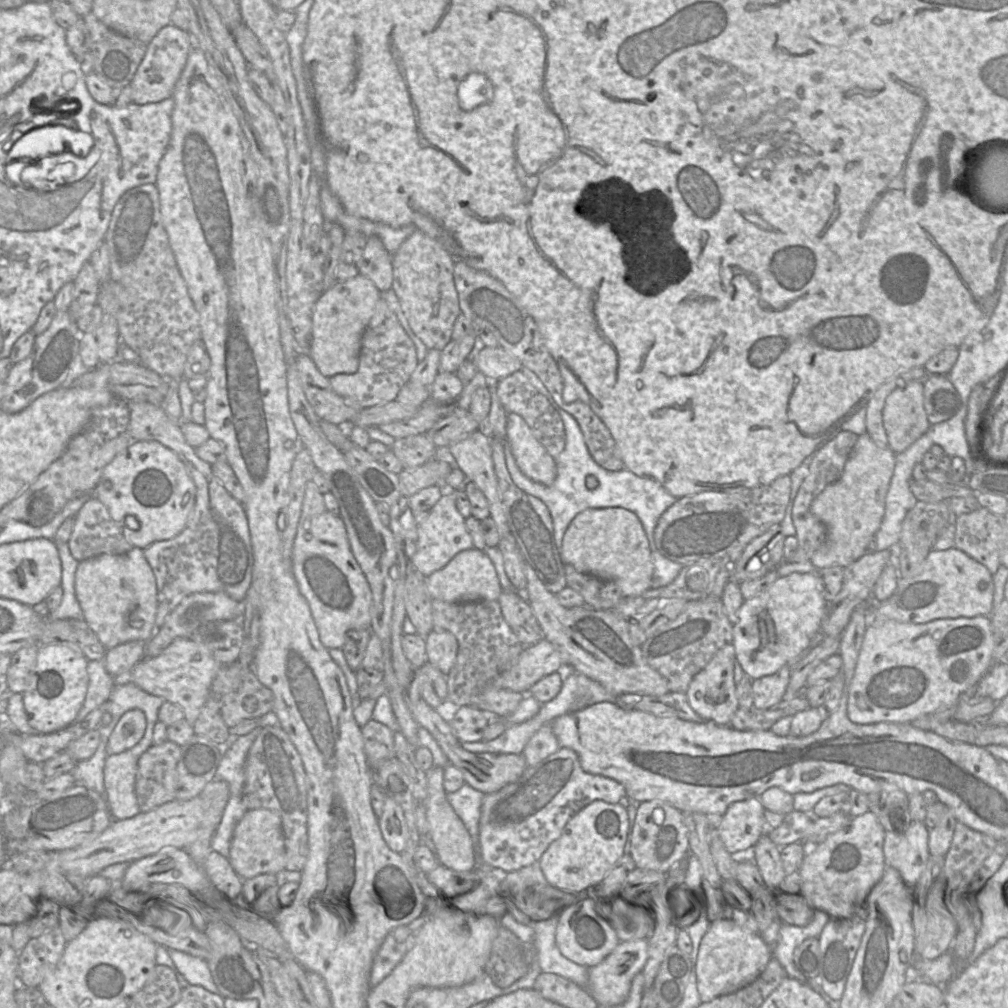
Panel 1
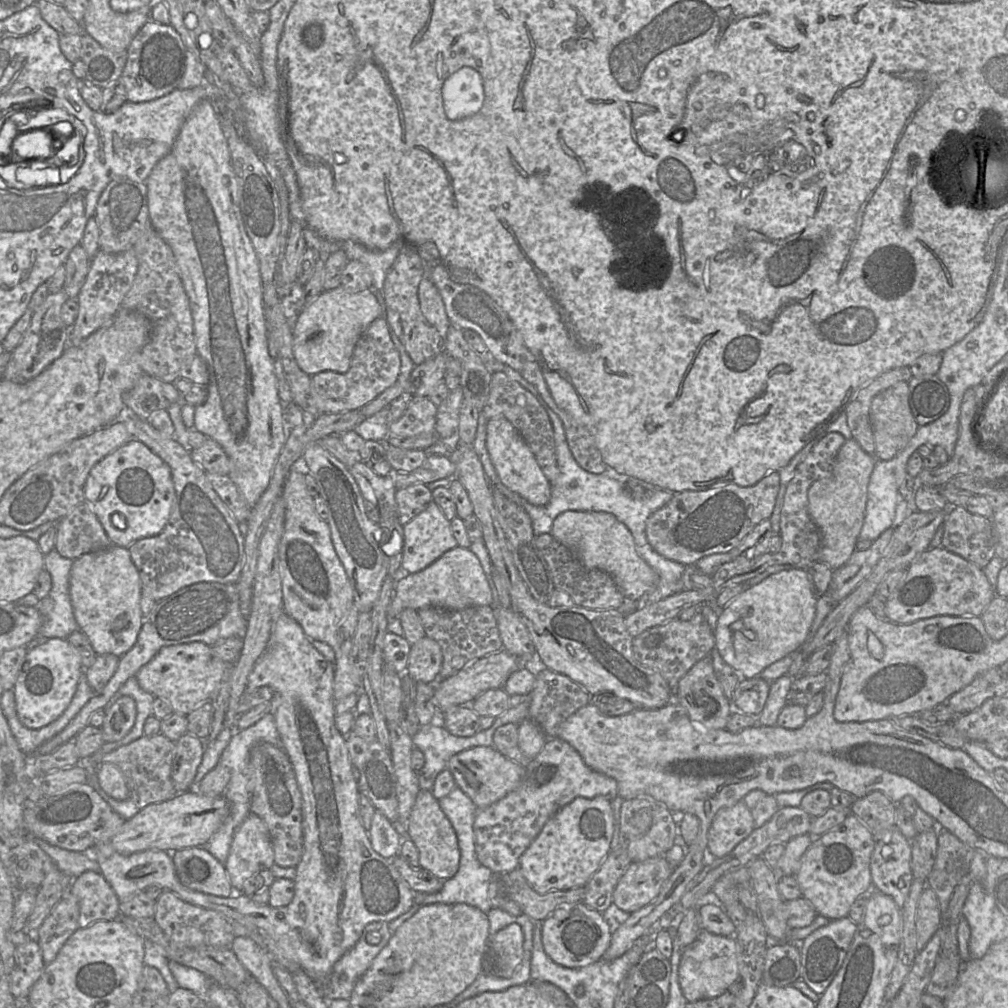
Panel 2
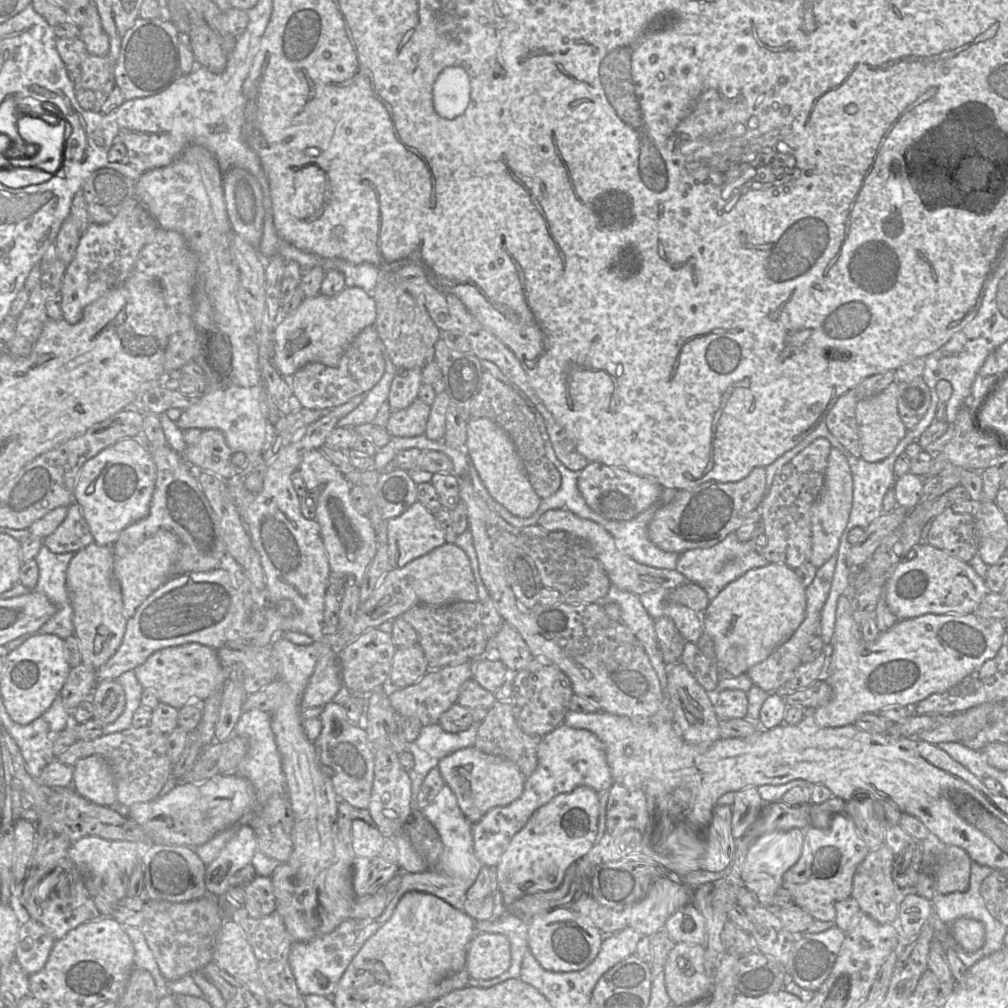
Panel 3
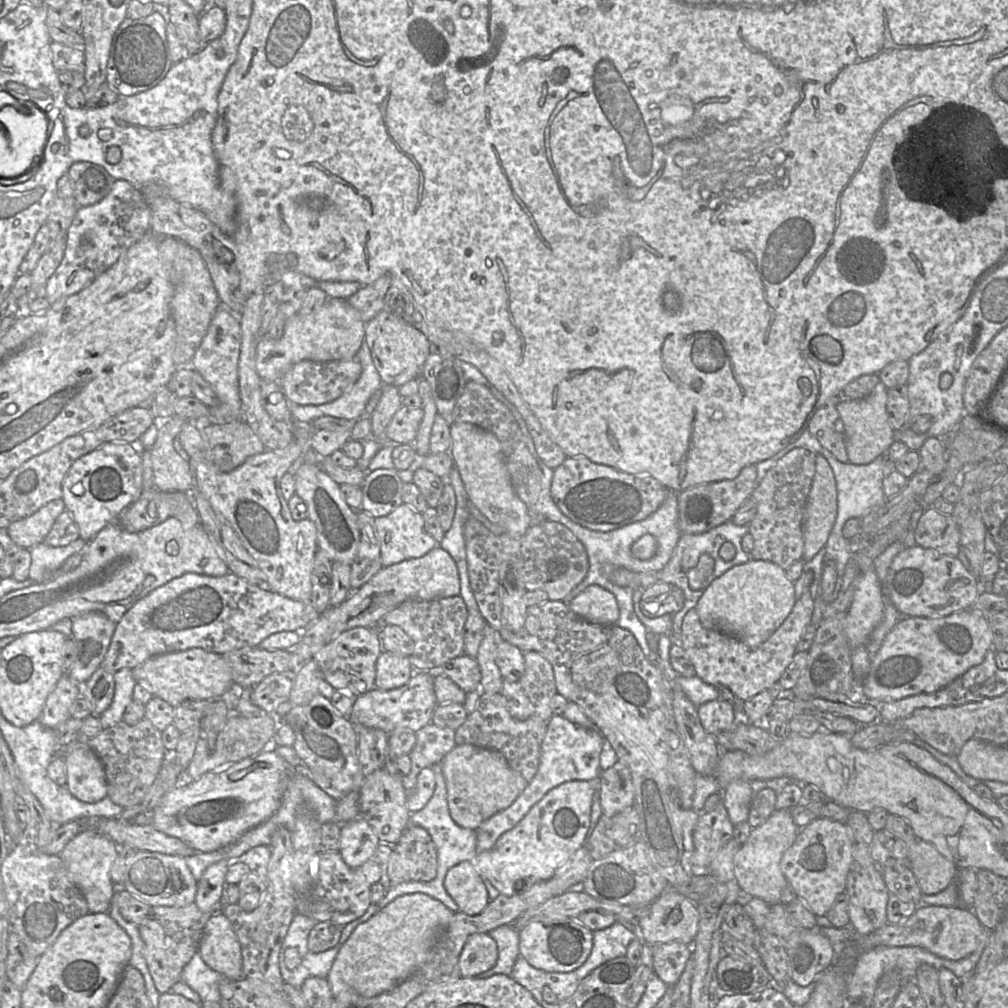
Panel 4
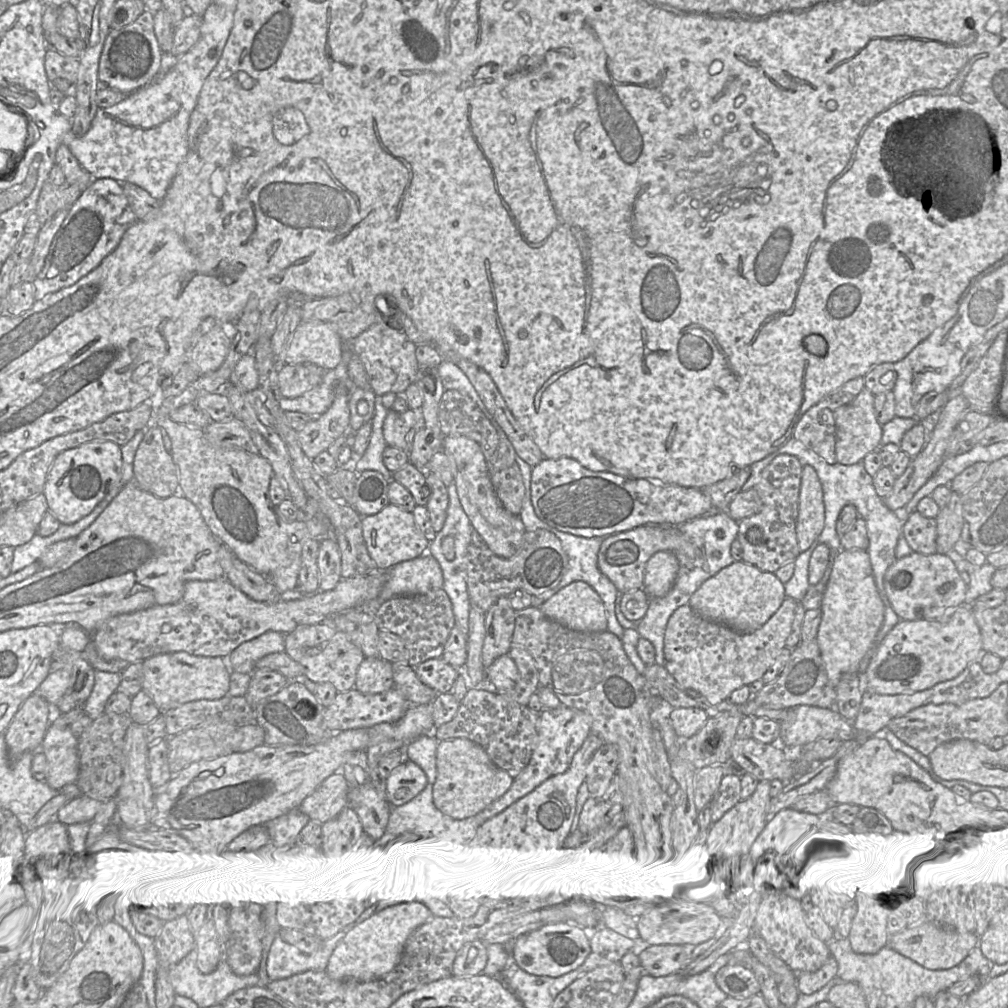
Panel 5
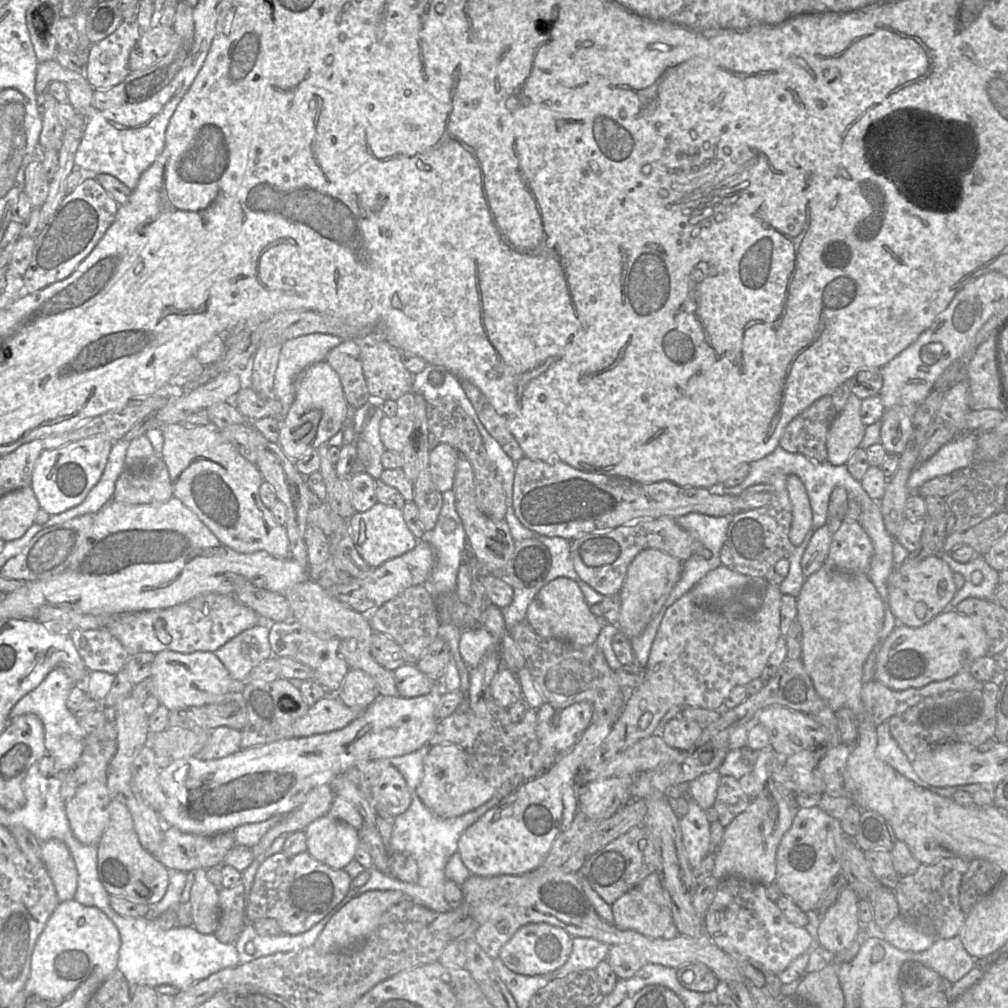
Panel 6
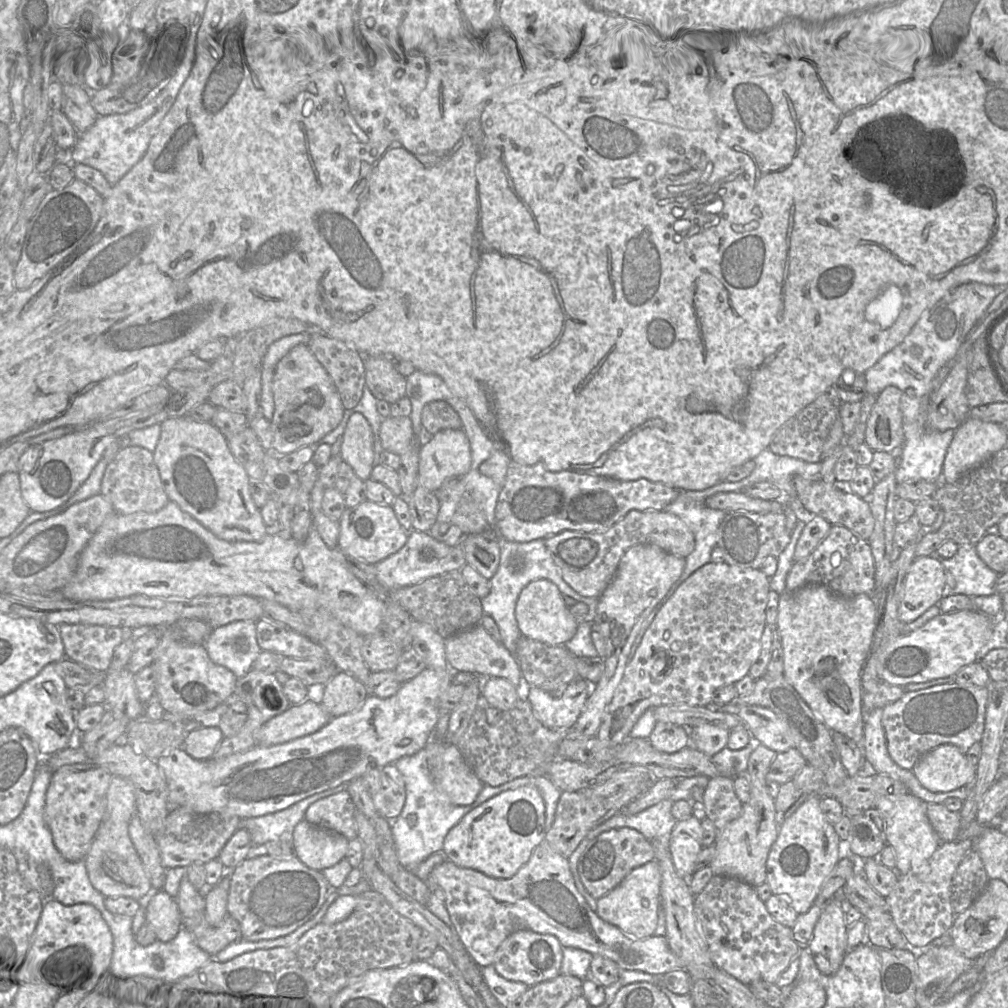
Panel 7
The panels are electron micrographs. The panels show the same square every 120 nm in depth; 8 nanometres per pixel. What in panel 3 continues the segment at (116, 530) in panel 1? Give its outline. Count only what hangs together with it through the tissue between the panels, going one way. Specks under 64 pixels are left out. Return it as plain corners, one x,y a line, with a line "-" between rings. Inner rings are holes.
77,503
68,507
63,522
43,539
43,545
56,554
69,552
75,554
92,543
93,535

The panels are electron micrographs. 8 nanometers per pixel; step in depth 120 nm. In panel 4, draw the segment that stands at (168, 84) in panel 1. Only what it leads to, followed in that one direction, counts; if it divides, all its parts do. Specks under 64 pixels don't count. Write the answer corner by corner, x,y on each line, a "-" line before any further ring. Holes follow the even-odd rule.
159,12
140,19
125,18
114,34
106,69
107,83
120,97
131,96
156,86
174,62
166,36
167,18

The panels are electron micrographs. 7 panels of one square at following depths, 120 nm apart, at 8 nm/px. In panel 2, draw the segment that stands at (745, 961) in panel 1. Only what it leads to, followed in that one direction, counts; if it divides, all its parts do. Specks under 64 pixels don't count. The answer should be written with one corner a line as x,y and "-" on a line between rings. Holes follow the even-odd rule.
701,930
683,951
677,975
682,994
688,1003
726,993
739,978
737,942
734,936
720,936

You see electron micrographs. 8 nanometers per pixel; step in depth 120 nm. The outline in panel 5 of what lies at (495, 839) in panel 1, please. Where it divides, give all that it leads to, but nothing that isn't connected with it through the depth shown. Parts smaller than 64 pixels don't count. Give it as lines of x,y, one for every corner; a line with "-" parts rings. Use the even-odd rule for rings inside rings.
559,706
556,709
542,709
538,720
537,745
527,767
514,779
510,789
486,809
492,813
487,820
535,790
546,780
567,771
574,755
592,734
591,718
582,711

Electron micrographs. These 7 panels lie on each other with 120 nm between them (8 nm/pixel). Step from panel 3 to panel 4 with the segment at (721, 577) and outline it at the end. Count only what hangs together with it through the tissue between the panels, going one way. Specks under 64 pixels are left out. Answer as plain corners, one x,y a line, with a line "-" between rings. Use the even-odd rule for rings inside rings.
728,520
721,525
701,534
682,534
679,538
678,544
674,550
673,556
668,562
668,564
664,567
664,569
659,573
660,582
670,583
677,587
679,587
685,596
684,606
683,608
673,614
672,619
672,632
671,639
673,642
680,642
680,632
681,632
681,624
685,614
692,608
696,608
697,602
703,595
704,591
707,587
718,577
726,573
729,569
745,564
749,562
752,557
746,553
742,548
742,539
743,537
749,533
748,525
736,525
732,520
-
729,542
735,547
735,556
732,560
725,561
719,555
719,550
721,546
725,543
-
706,554
714,559
715,566
714,571
710,577
706,579
706,581
702,584
700,589
692,589
688,572
695,568
698,564
699,558

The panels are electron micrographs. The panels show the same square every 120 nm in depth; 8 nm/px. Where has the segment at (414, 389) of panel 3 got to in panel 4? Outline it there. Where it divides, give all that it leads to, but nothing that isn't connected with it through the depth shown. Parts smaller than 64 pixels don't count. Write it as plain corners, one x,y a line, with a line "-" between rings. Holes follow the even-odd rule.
389,384
382,385
381,398
371,416
371,438
378,439
384,435
391,419
402,407
402,399
399,387

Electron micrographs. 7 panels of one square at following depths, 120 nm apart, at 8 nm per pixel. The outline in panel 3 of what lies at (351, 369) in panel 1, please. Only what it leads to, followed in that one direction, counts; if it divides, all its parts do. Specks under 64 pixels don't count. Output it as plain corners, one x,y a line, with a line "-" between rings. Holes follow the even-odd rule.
346,287
334,296
319,294
306,298
295,312
279,320
274,329
273,365
289,378
308,363
337,366
346,348
377,316
373,292
359,287

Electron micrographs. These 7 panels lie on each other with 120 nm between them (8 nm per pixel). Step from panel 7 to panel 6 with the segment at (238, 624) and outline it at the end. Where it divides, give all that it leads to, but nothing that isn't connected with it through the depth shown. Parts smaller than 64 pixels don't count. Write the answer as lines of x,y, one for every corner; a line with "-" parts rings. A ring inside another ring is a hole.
268,621
244,630
214,653
221,660
235,681
245,681
251,670
260,662
273,656
269,643

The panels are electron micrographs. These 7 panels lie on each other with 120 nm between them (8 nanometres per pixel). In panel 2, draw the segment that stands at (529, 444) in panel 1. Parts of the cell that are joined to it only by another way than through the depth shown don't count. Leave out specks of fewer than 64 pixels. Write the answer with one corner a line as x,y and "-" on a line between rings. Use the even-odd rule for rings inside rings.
506,418
487,421
486,449
500,482
534,506
545,506
551,496
551,484
518,430

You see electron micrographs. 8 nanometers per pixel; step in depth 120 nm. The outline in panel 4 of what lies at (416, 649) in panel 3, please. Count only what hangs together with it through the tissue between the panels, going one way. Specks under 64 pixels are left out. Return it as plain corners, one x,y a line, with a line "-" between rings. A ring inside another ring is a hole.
383,651
376,662
375,688
392,690
405,685
414,675
410,657

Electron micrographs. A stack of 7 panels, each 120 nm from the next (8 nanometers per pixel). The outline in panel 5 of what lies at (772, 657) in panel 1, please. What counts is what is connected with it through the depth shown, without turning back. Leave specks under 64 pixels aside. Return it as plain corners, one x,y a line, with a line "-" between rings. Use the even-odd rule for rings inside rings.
735,561
707,579
694,592
689,604
709,620
751,633
760,629
777,612
785,598
785,584
775,573
762,571
744,561

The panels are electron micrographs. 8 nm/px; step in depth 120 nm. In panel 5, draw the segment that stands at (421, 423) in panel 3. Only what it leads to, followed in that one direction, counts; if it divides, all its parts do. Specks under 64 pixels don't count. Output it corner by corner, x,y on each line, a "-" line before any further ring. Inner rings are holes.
409,409
402,413
390,410
383,423
383,435
387,445
405,451
408,445
407,434
418,422
423,423
421,409

